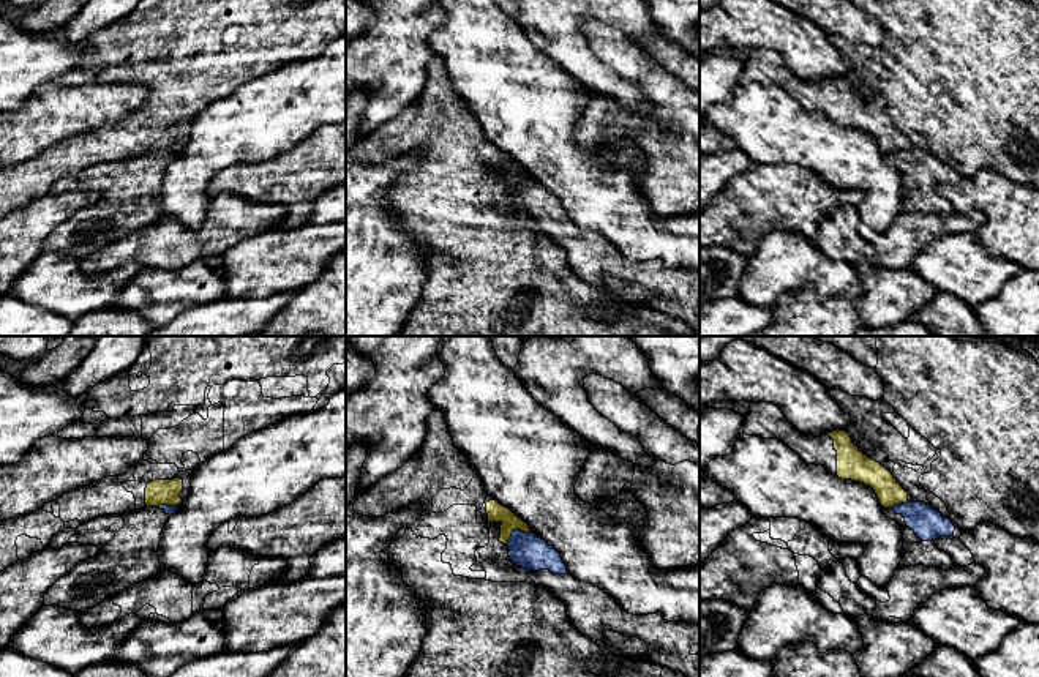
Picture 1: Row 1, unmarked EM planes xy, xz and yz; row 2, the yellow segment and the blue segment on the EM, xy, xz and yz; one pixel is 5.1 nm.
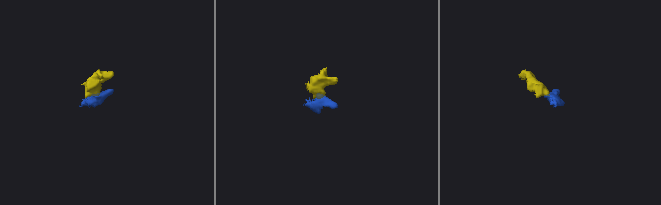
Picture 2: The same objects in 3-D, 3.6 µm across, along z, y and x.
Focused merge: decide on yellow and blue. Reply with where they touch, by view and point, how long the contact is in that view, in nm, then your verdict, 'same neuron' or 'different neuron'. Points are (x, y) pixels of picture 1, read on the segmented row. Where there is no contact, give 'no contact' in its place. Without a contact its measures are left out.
xz (515, 529) | 140 nm | different neuron

